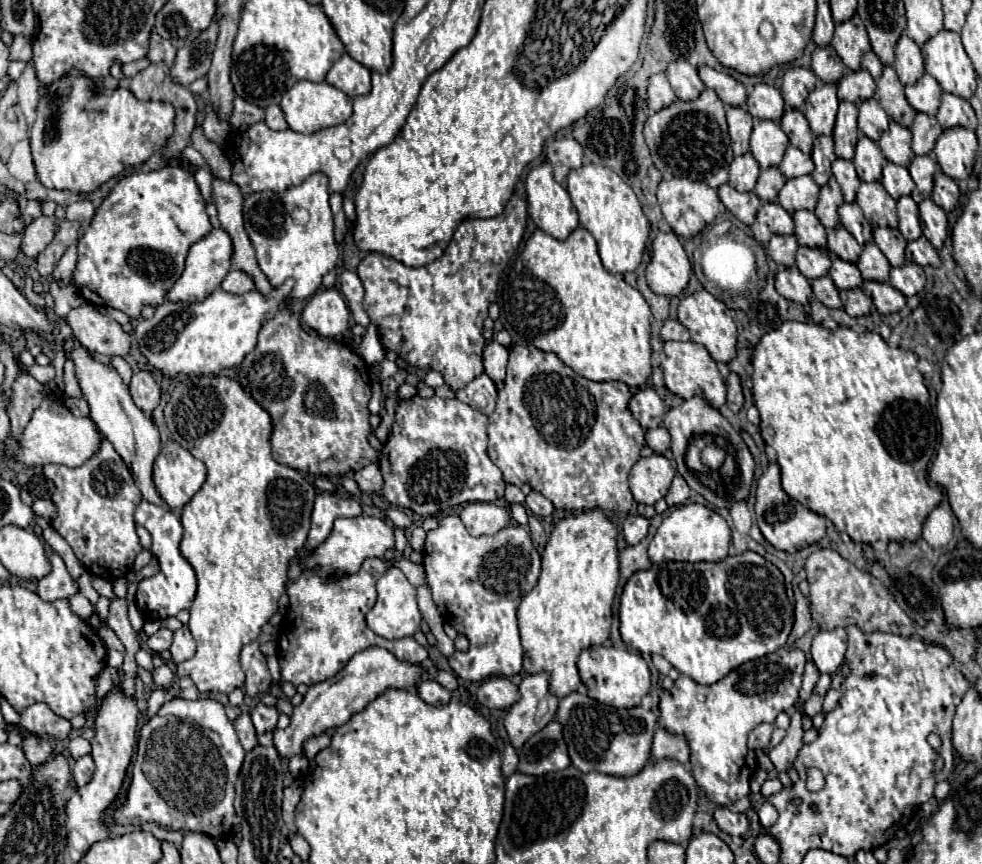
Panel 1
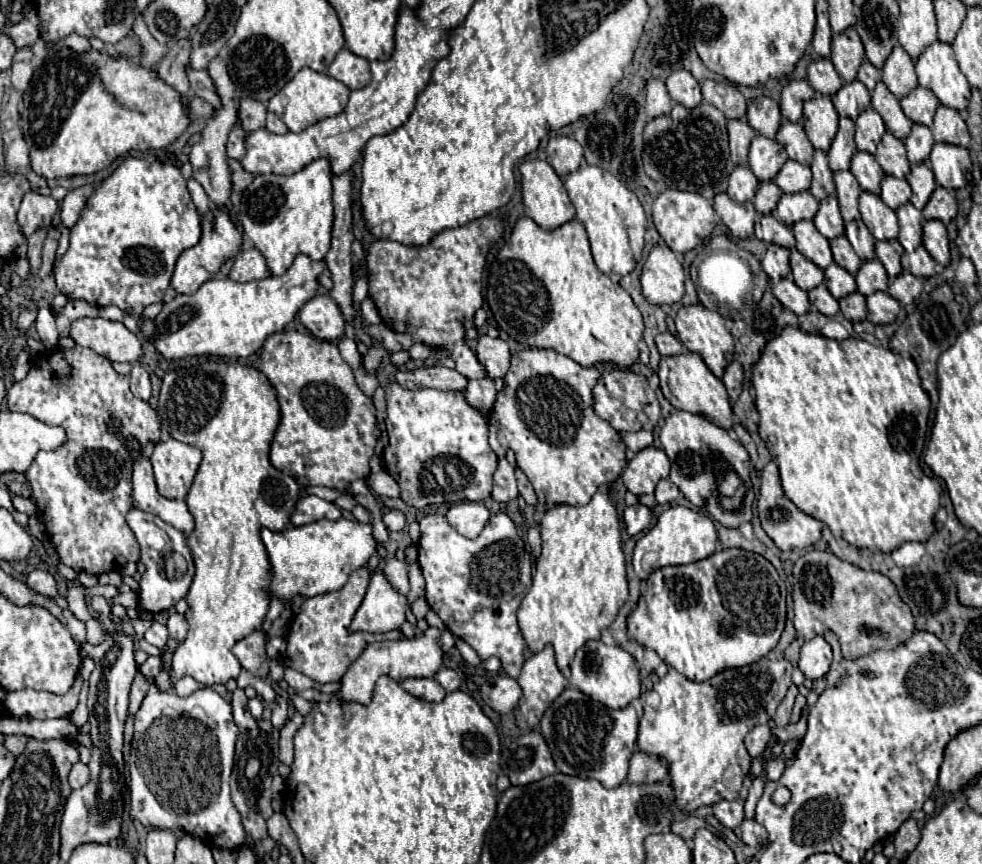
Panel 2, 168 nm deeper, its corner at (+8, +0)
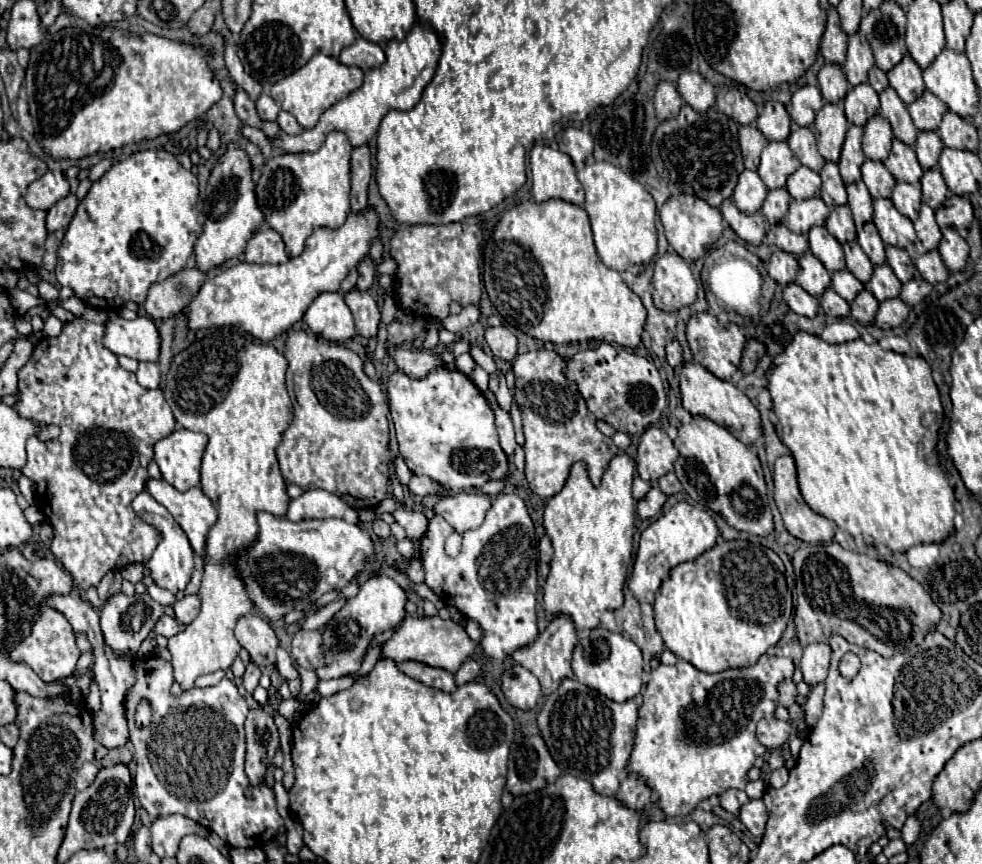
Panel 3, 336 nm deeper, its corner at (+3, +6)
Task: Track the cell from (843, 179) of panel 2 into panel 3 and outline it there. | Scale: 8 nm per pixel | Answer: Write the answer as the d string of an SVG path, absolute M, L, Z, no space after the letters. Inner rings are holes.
M863 180L847 184L847 194L849 194L849 208L853 212L853 220L857 226L863 226L865 222L869 222L873 218L873 200L871 194L867 190L867 186L863 184Z

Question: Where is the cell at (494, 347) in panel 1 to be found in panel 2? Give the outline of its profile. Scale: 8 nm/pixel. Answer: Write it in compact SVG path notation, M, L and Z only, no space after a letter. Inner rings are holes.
M480 336L478 346L476 346L476 356L480 364L488 370L488 376L502 378L508 372L510 366L510 350L508 344L502 338L490 338L490 336Z

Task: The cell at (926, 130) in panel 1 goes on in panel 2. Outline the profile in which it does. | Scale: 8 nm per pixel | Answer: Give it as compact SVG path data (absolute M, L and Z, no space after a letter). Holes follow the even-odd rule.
M914 124L910 136L904 140L904 144L906 144L906 150L908 150L910 164L916 166L916 164L922 164L922 162L928 160L930 150L934 146L934 138L932 138L930 128Z

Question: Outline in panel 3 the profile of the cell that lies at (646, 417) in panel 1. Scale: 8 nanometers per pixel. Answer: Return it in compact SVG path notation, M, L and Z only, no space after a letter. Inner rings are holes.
M607 342L577 352L567 362L567 376L577 382L589 410L599 420L605 420L617 432L625 432L629 436L643 434L645 428L657 424L667 406L665 388L657 368L647 358L625 348L615 348Z

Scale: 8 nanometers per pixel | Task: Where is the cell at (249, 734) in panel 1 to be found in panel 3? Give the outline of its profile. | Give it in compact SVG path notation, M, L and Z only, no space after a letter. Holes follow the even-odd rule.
M249 664L245 674L243 674L243 688L247 694L253 694L253 690L257 688L259 684L259 676L261 676L261 670L257 664Z

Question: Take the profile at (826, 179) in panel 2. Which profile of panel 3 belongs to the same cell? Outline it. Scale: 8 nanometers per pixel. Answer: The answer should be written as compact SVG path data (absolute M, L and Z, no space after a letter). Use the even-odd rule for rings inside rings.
M825 162L823 170L821 170L821 198L827 206L835 206L835 204L845 204L847 202L847 192L845 192L845 184L839 176L839 168L835 162Z

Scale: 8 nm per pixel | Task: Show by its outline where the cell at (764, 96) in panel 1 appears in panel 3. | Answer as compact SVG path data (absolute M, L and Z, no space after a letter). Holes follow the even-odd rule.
M777 100L765 102L763 112L757 116L755 124L765 134L767 140L787 140L791 132L791 118L785 106Z

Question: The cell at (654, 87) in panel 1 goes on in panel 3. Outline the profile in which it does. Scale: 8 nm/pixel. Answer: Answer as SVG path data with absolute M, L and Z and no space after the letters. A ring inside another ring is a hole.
M659 82L657 90L655 90L655 98L653 98L653 104L655 104L655 112L657 112L657 118L659 120L667 120L667 118L673 118L677 116L679 108L683 106L683 98L679 96L677 88L673 82Z

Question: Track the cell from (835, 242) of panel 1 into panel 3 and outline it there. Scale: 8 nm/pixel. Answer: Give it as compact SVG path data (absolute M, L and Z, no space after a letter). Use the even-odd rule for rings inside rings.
M851 240L851 242L845 242L843 244L843 252L845 252L847 270L853 272L861 282L867 282L871 278L873 264L865 256L865 252L861 252L861 246L855 240Z

